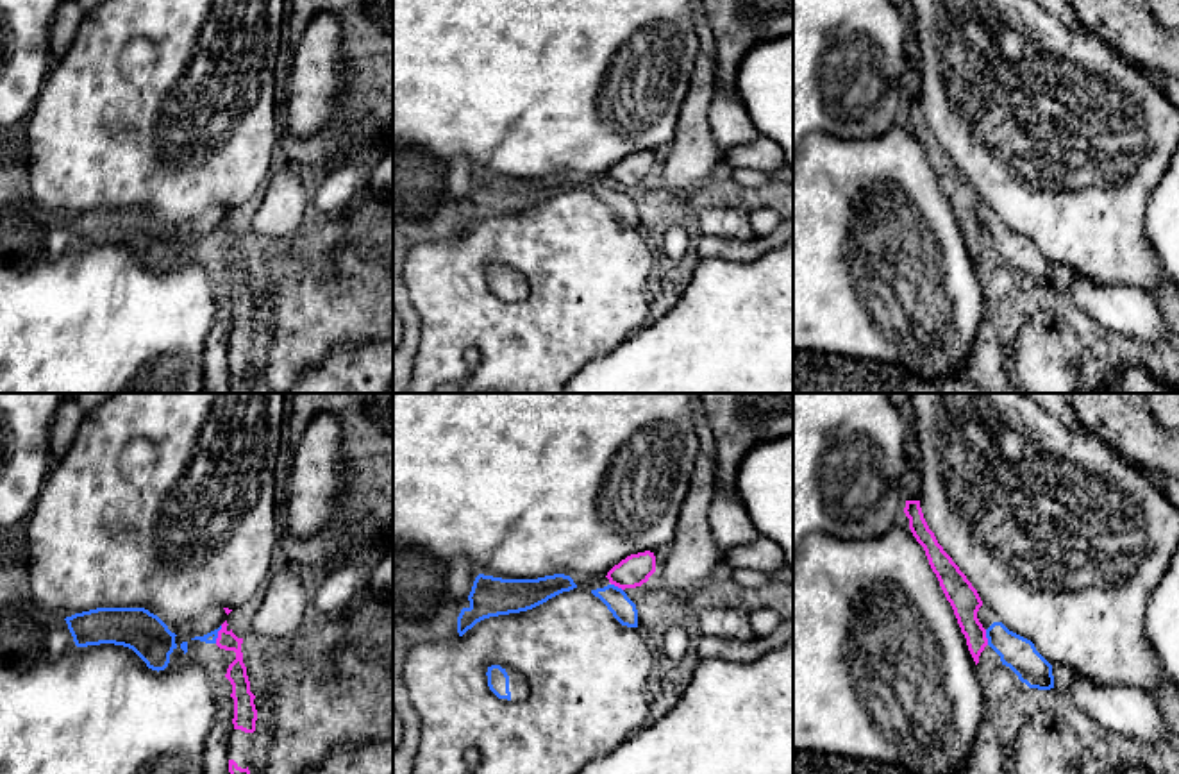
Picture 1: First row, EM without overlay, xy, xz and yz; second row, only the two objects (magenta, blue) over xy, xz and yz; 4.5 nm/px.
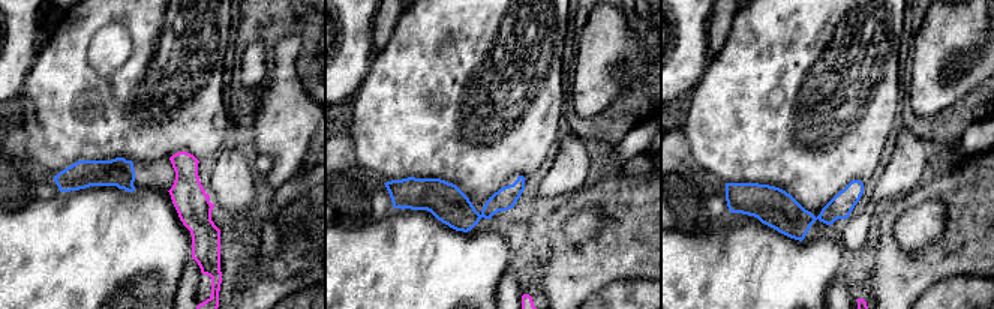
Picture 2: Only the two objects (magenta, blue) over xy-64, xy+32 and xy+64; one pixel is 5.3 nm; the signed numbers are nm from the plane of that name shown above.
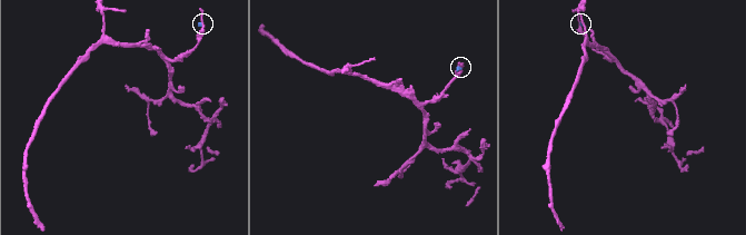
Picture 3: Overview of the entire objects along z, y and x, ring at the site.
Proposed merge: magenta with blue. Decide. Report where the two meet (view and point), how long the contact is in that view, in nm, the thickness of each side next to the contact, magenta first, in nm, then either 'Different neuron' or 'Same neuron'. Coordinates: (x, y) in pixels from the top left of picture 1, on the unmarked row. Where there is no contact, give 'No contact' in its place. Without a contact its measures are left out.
Touches magenta at xy (218, 235). Shared border 90 nm. Thickness 90 nm (magenta) against 50 nm. Different neuron

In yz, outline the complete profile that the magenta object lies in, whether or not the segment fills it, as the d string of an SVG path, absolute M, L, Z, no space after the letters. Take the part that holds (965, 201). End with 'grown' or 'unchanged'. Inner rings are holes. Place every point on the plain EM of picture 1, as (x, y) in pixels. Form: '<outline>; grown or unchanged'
M906 100L904 113L909 118L913 136L924 147L929 164L954 209L961 232L966 238L968 250L977 265L981 252L988 245L986 229L977 218L982 200L966 175L938 143L924 118L920 100Z; unchanged

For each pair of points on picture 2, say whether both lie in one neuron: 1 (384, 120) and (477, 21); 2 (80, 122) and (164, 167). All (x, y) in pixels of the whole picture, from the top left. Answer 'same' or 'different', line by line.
1: same
2: different

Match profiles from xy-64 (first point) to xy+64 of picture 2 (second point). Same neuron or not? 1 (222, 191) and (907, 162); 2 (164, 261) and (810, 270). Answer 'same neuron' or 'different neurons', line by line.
1: same neuron
2: same neuron

